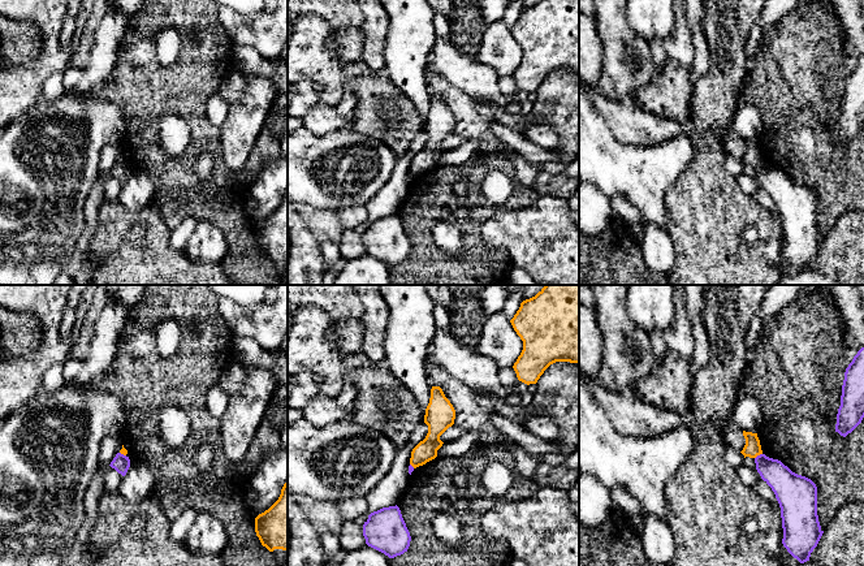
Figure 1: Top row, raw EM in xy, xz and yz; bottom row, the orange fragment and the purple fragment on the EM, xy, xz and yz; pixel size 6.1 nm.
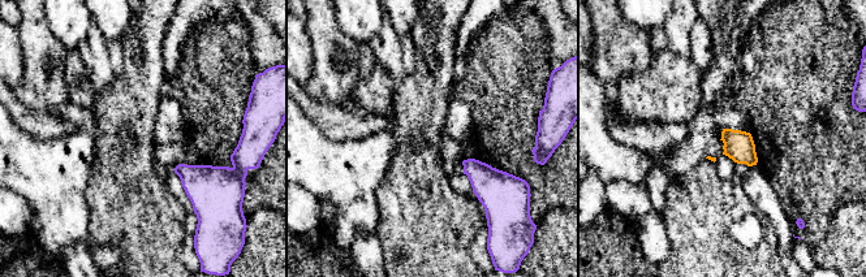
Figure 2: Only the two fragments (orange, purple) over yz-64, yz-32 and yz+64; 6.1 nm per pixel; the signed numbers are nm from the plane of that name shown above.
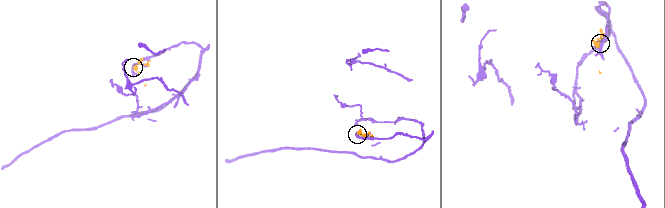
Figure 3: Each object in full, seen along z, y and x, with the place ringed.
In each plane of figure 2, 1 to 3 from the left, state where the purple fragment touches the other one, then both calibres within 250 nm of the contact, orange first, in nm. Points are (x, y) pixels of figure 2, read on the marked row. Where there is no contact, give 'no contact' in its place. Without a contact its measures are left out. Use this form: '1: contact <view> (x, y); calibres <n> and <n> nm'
1: no contact
2: no contact
3: no contact

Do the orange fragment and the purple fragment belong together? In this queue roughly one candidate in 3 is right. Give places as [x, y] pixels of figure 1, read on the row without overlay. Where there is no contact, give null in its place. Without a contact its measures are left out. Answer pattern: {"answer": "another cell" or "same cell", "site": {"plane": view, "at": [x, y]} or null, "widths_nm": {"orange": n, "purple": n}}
{"answer": "another cell", "site": {"plane": "yz", "at": [757, 163]}, "widths_nm": {"orange": 110, "purple": 170}}

